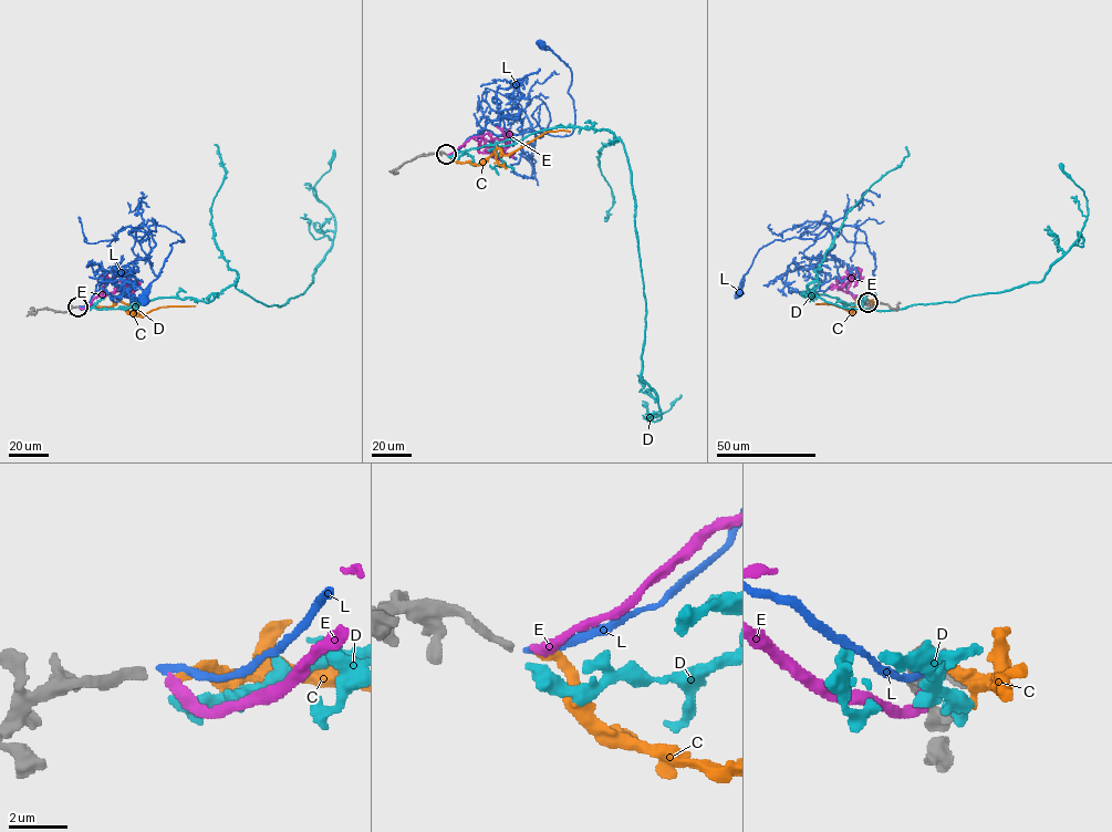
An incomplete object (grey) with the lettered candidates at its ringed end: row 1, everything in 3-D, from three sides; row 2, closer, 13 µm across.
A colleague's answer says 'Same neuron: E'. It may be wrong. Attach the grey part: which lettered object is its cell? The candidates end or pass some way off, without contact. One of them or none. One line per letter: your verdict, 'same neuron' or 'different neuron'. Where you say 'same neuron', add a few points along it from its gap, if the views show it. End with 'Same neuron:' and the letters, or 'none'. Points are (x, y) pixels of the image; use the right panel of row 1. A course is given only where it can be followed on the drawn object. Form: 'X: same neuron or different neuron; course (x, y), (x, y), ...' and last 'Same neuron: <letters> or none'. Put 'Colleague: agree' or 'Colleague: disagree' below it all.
C: same neuron; course (868, 302), (872, 302), (859, 298), (849, 311), (852, 313), (834, 304), (816, 304)
D: different neuron
E: different neuron
L: different neuron
Same neuron: C
Colleague: disagree

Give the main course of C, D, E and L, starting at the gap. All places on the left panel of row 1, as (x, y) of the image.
C: (80, 307), (110, 307), (121, 301), (128, 305), (125, 310), (143, 316), (158, 308), (195, 305)
D: (79, 308), (209, 302), (236, 281), (268, 305), (303, 293), (332, 245), (333, 214), (314, 185), (334, 149)
E: (79, 307), (85, 309), (96, 297), (113, 292), (130, 279), (125, 283), (130, 288), (139, 282)
L: (79, 307), (106, 273), (147, 255), (156, 224), (184, 241), (169, 245), (145, 298)

